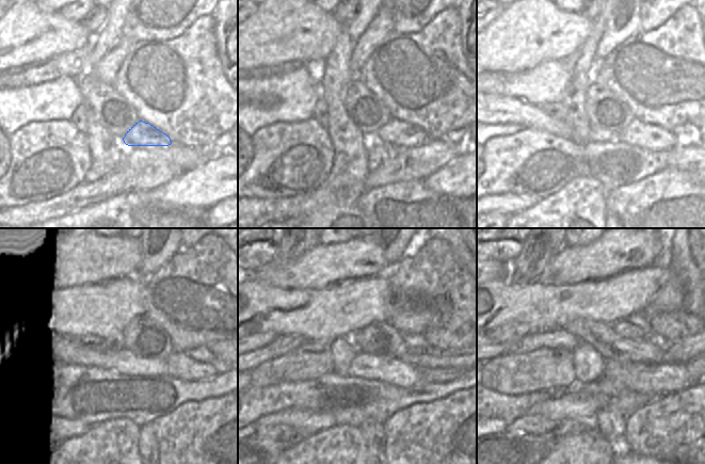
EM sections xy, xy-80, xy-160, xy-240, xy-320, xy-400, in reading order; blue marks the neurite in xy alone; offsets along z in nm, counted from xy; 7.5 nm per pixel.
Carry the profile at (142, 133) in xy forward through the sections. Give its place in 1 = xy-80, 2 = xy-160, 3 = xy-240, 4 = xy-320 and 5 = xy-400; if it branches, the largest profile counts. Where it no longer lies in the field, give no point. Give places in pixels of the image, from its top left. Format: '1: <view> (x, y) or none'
1: xy-80 (396, 132)
2: xy-160 (639, 133)
3: xy-240 (179, 366)
4: xy-320 (444, 374)
5: xy-400 (693, 367)

